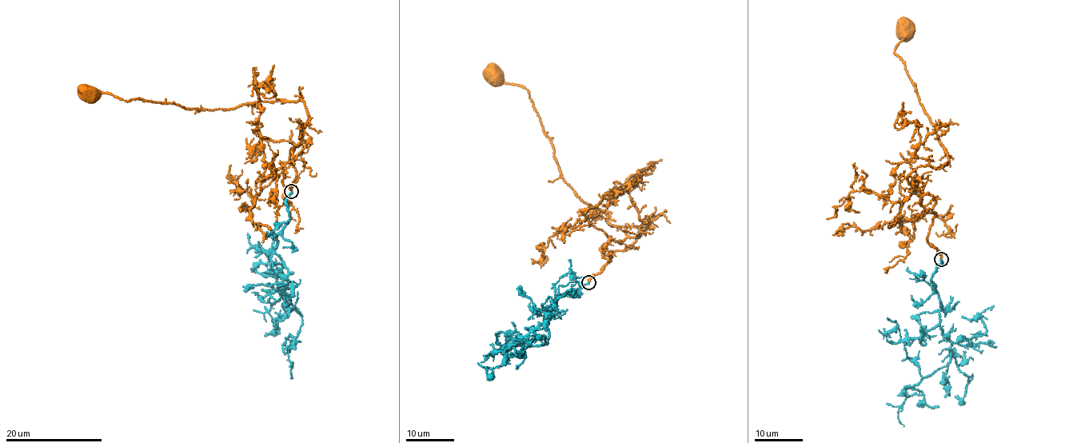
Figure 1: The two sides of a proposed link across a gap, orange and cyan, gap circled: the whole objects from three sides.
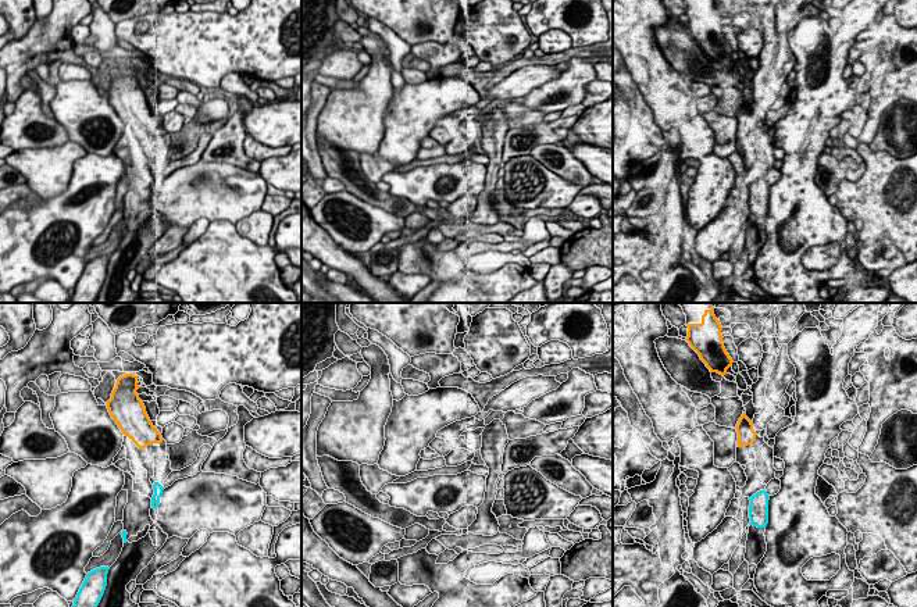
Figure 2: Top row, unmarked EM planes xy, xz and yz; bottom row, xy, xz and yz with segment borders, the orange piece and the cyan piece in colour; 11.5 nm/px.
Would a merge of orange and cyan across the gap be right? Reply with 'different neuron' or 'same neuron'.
same neuron

